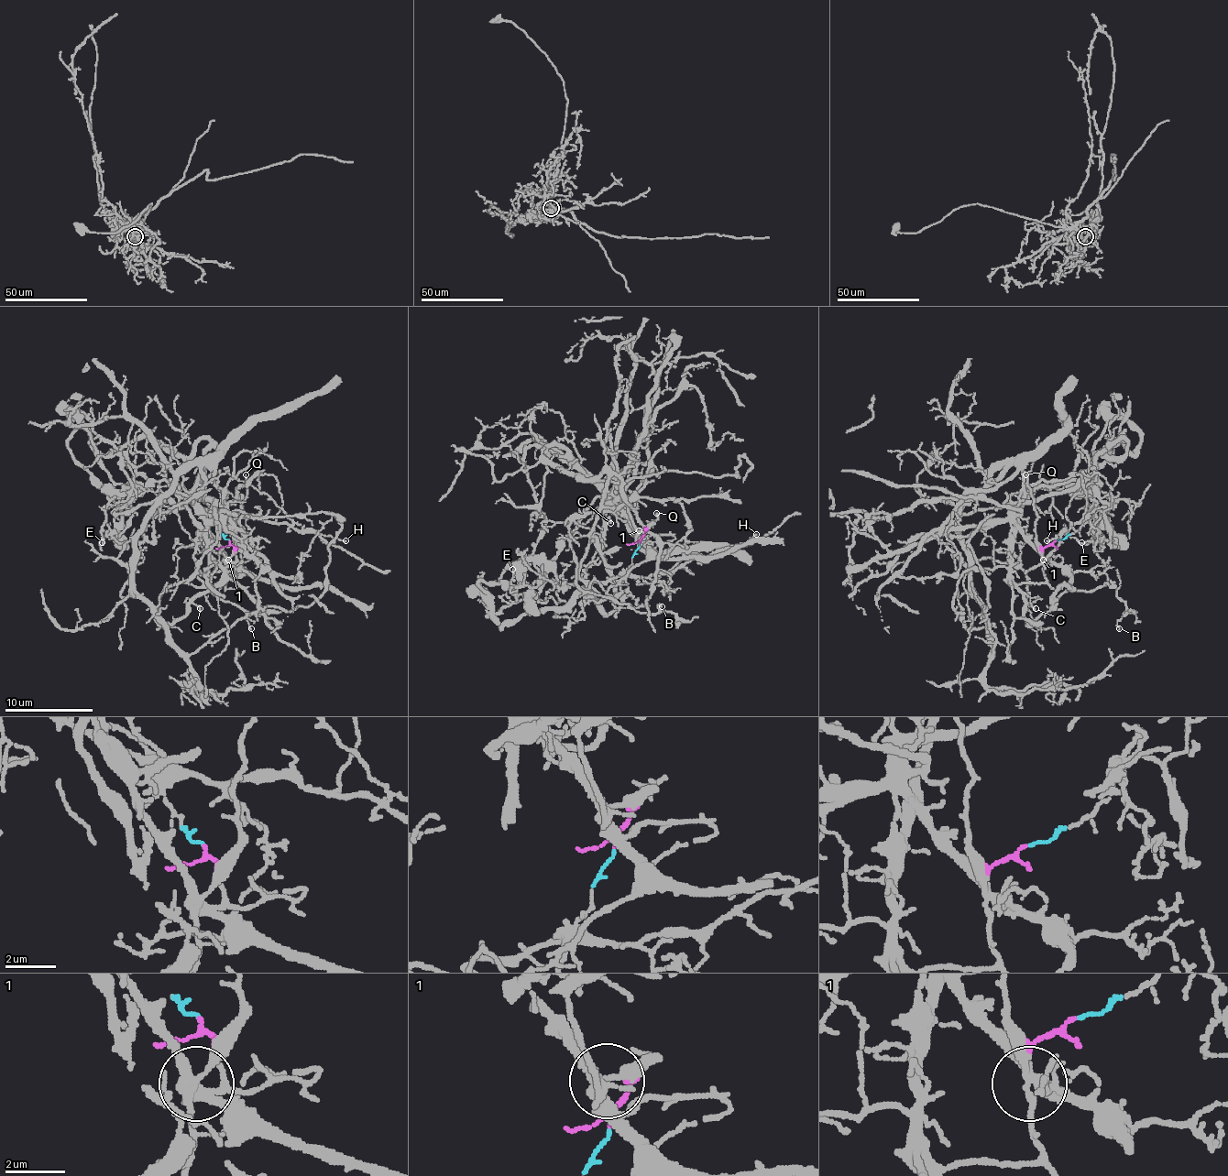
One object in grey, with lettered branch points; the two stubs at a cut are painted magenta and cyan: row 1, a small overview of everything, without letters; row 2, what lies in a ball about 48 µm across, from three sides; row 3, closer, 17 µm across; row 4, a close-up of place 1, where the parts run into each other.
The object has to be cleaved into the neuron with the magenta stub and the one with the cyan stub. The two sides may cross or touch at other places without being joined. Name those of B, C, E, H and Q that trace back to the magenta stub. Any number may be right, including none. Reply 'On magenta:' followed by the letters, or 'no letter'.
On magenta: B, C, Q

